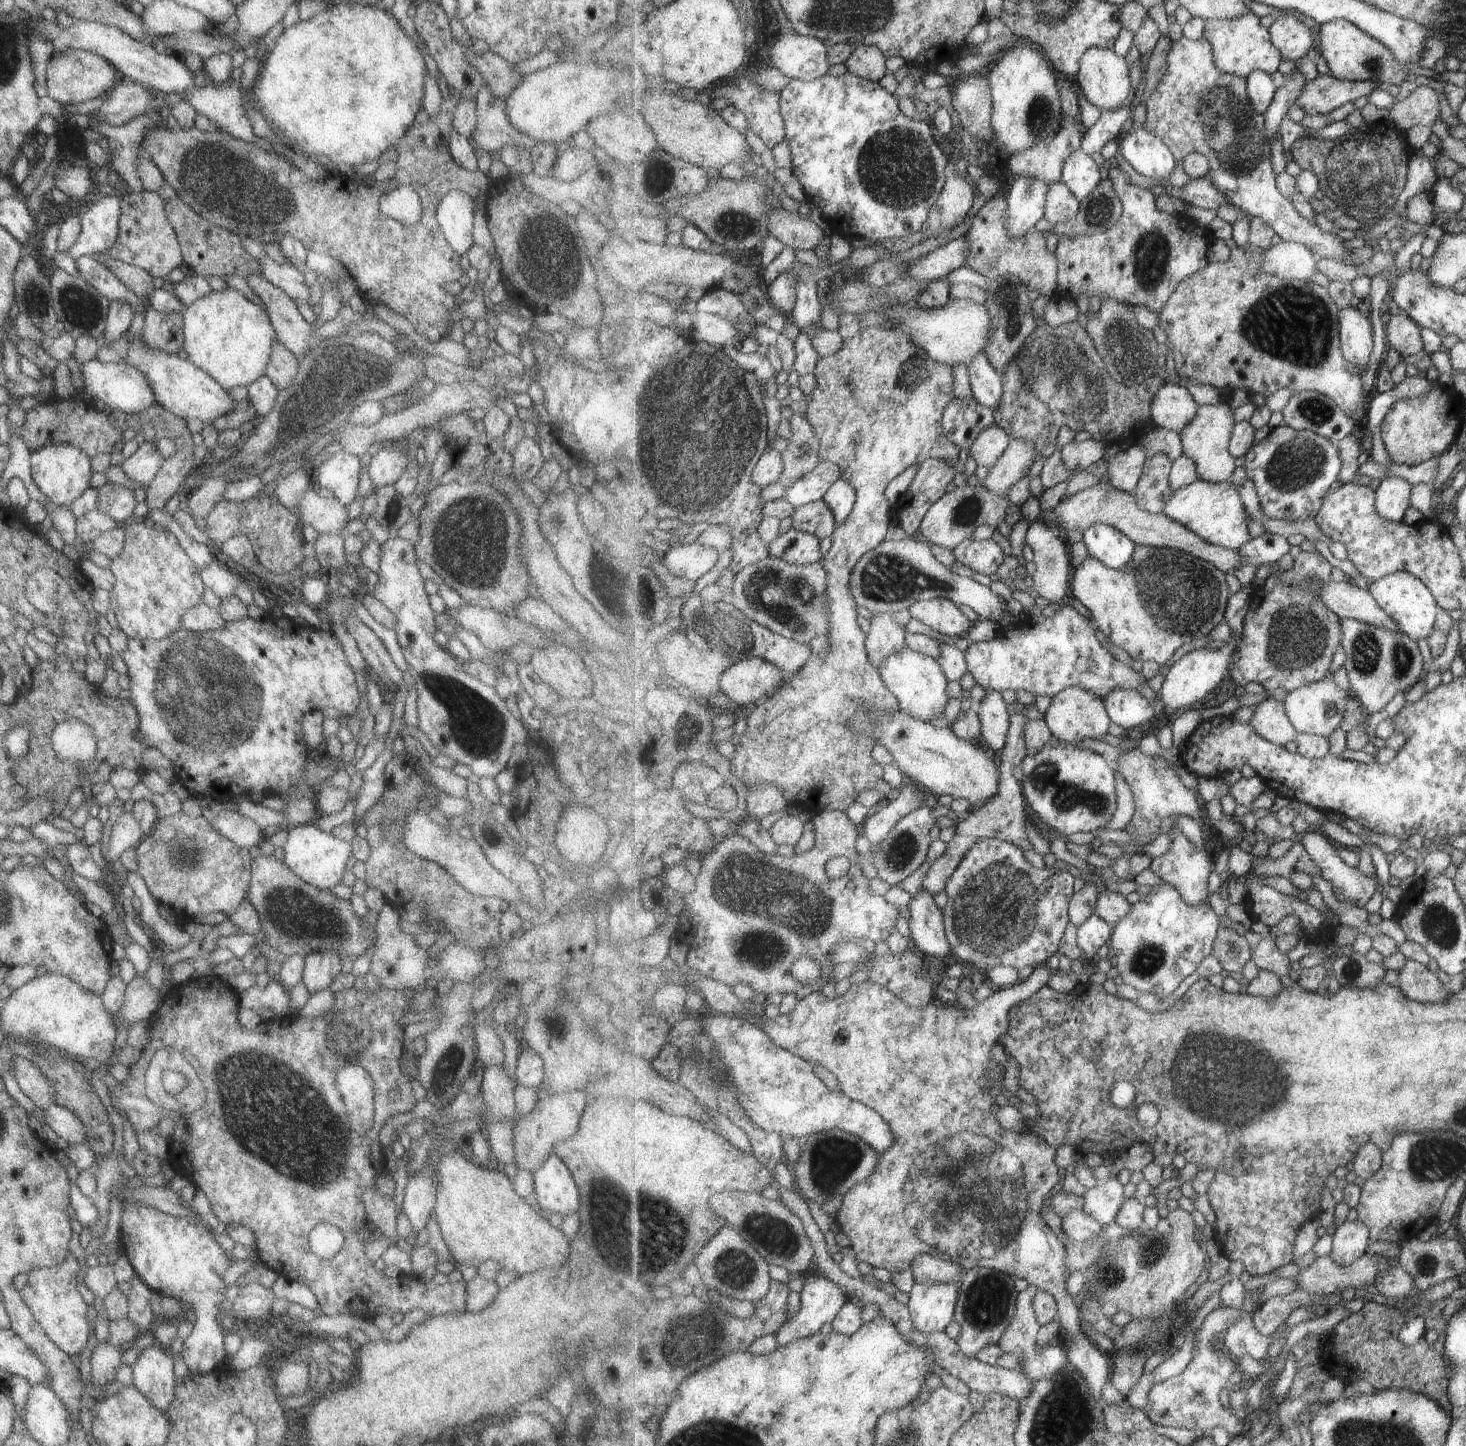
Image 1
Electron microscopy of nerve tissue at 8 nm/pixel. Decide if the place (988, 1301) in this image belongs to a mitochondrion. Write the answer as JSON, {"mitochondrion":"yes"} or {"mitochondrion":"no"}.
{"mitochondrion":"yes"}

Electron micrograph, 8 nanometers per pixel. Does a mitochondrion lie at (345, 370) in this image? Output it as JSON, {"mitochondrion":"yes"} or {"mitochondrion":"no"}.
{"mitochondrion":"yes"}

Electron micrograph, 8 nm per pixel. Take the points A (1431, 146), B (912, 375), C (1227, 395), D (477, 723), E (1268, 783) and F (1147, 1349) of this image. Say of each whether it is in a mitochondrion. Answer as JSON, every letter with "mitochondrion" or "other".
{"A":"other","B":"mitochondrion","C":"other","D":"mitochondrion","E":"other","F":"other"}

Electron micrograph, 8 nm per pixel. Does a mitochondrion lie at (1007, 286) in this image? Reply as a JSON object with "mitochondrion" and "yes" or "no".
{"mitochondrion":"no"}

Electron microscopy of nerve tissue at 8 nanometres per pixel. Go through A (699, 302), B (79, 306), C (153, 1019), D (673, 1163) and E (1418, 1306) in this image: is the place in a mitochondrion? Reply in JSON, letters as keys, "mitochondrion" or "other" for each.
{"A":"other","B":"mitochondrion","C":"other","D":"other","E":"other"}

